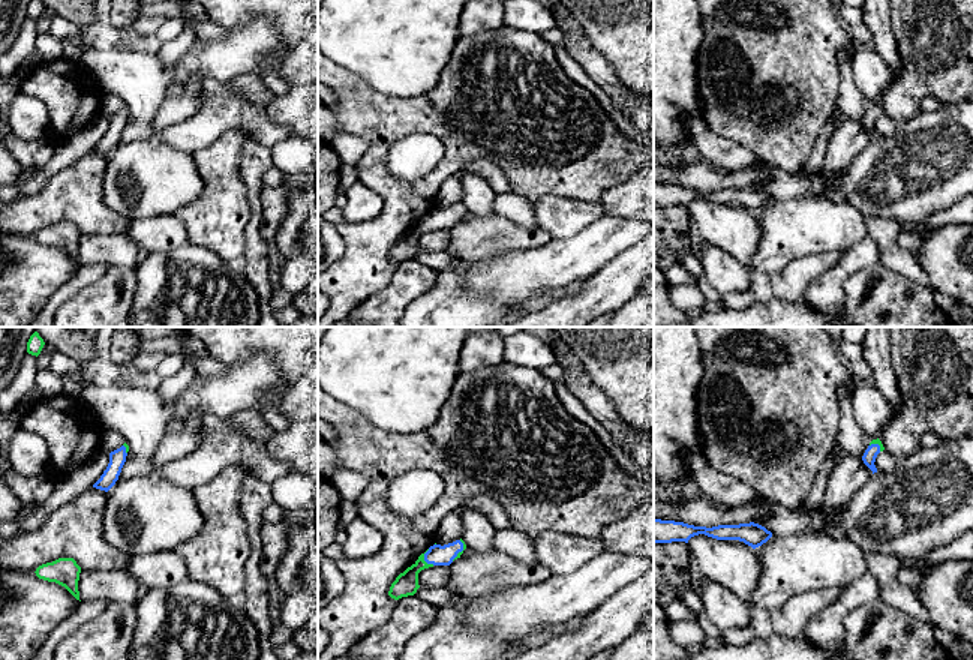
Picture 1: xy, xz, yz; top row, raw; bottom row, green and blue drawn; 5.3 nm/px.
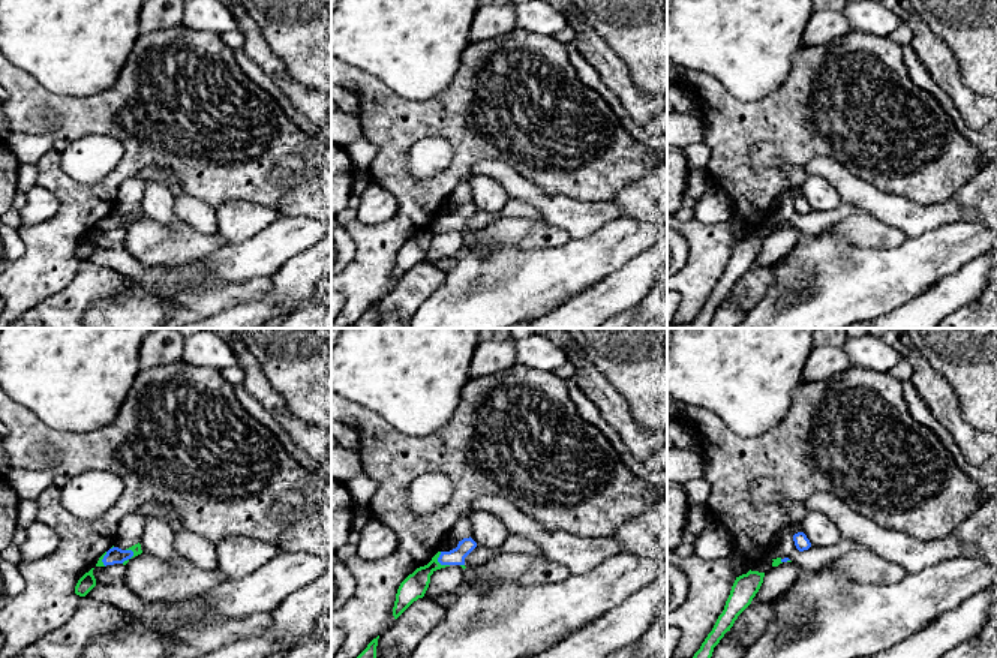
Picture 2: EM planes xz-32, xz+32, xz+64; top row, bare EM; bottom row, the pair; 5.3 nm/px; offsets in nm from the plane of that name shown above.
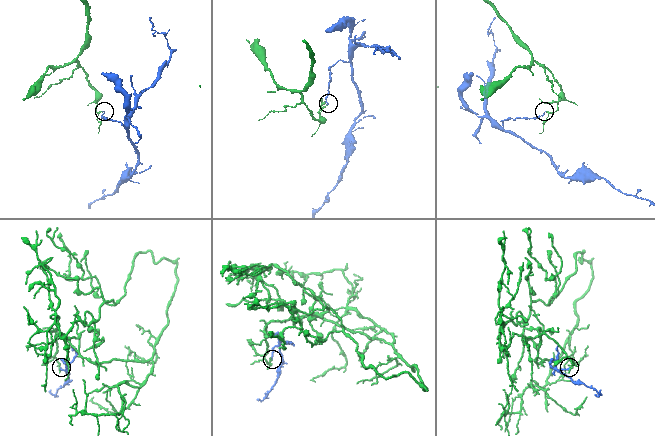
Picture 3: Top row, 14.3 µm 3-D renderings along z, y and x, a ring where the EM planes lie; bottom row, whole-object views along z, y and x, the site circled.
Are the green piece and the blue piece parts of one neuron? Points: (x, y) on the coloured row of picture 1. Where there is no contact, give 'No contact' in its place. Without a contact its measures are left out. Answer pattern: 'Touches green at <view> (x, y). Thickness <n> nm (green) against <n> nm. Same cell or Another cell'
Touches green at xz (423, 560). Thickness 130 nm (green) against 110 nm. Another cell

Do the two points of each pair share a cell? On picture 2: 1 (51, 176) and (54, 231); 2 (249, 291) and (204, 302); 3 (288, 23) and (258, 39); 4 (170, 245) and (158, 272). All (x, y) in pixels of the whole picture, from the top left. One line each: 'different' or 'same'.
1: same
2: same
3: different
4: different

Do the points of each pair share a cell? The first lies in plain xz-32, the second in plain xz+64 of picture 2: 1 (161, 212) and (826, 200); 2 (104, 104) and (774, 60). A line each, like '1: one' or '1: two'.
1: one
2: two

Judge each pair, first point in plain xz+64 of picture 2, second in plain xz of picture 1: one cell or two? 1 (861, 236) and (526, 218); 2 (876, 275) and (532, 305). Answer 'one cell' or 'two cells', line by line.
1: two cells
2: two cells

